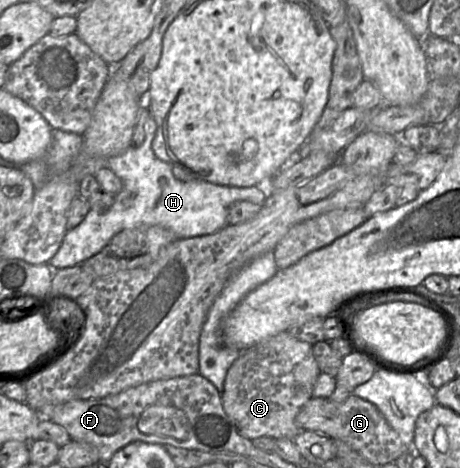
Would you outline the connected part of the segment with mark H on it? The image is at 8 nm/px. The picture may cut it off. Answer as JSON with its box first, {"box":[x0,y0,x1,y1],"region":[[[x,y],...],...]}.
{"box":[49,116,269,269],"region":[[[152,116],[145,123],[145,139],[141,146],[131,145],[123,153],[108,158],[108,167],[121,179],[122,189],[105,213],[93,209],[75,228],[68,230],[63,242],[49,261],[56,269],[82,264],[99,253],[117,233],[139,226],[157,225],[170,230],[177,239],[214,234],[228,224],[228,208],[236,201],[250,201],[263,205],[269,196],[268,184],[234,187],[203,180],[181,181],[173,174],[173,165],[156,157],[152,142],[157,124]]]}

